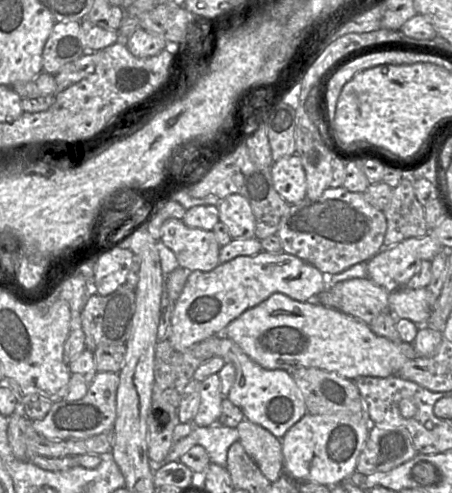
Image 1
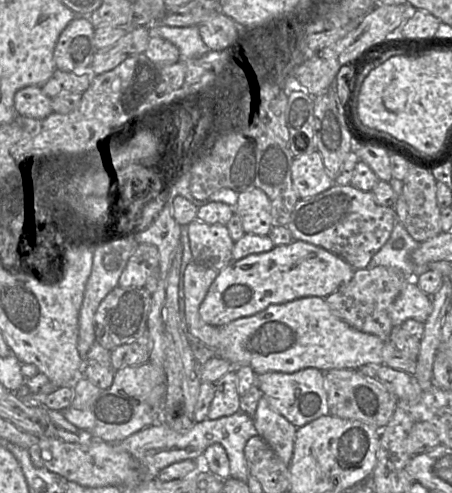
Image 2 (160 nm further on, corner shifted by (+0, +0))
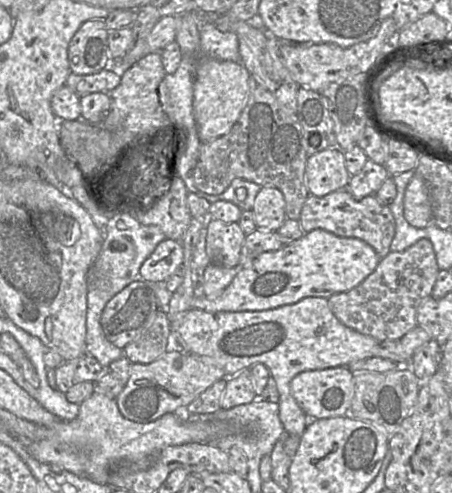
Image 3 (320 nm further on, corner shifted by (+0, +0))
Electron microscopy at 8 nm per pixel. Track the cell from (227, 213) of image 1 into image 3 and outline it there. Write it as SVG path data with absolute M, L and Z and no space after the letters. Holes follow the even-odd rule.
M263 186L257 193L251 211L257 229L277 232L285 222L285 200L282 192Z

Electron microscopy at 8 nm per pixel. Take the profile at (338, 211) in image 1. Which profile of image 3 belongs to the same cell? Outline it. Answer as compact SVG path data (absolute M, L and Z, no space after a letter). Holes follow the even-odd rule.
M338 190L323 197L309 195L298 221L305 233L323 229L339 237L360 239L370 245L380 259L390 253L395 235L395 220L389 206L381 204L375 195L357 200L347 190Z

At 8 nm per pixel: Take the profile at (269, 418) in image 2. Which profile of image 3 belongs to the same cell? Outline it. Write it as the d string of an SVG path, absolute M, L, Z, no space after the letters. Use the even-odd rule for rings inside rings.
M321 297L304 298L294 304L283 305L264 311L209 313L200 309L189 309L182 317L178 328L179 348L188 353L211 358L228 376L251 368L255 364L265 365L275 380L279 392L279 419L285 433L301 436L310 419L305 415L292 396L292 379L306 371L346 367L352 362L374 356L374 346L379 341L343 325L329 308L328 299Z

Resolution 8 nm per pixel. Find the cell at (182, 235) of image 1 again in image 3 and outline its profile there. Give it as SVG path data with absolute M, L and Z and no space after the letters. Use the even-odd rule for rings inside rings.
M212 219L206 233L206 253L211 264L238 267L245 237L238 223Z

